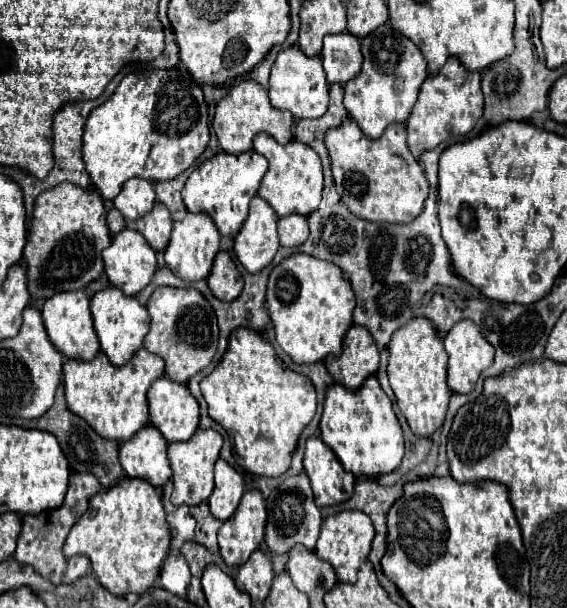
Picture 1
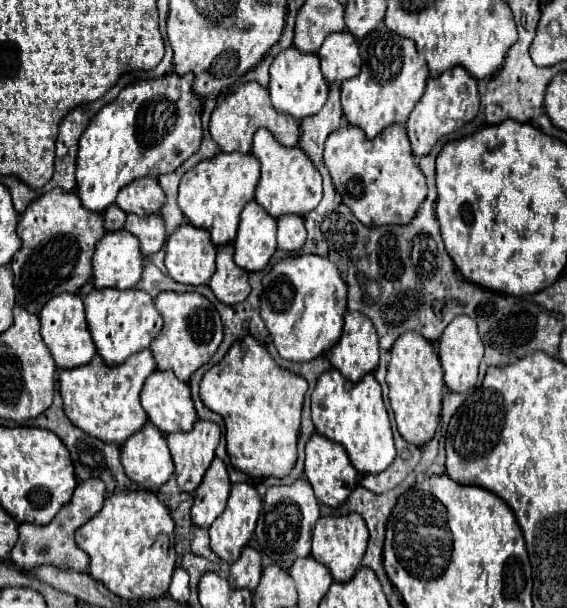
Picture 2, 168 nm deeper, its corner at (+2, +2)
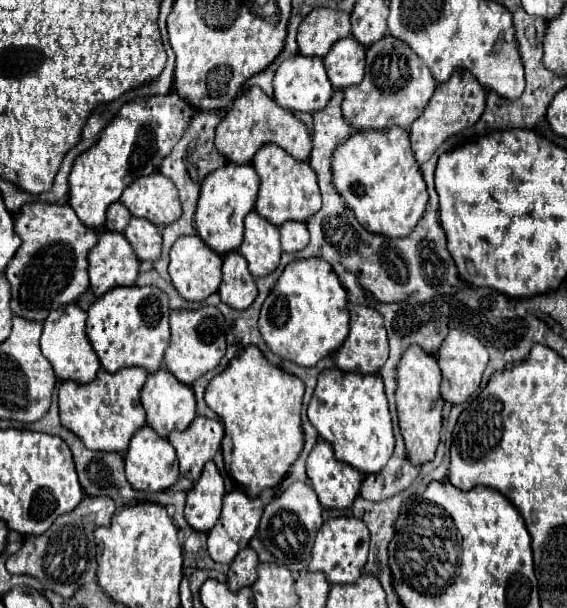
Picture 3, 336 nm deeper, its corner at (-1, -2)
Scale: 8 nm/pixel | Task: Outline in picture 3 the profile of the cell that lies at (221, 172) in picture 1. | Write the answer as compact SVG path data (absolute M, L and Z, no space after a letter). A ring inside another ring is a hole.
M227 163L219 171L213 171L203 181L203 191L199 195L197 211L195 211L195 227L197 235L219 255L227 255L237 251L243 243L243 219L249 211L253 211L255 199L259 191L259 177L251 165Z

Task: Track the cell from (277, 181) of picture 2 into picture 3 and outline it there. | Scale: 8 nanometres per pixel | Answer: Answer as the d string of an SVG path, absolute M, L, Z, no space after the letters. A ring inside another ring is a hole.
M269 143L255 153L253 167L261 179L255 211L263 219L279 227L285 221L307 221L315 211L319 211L321 205L319 185L315 179L315 171L311 171L309 163L297 161L291 155L287 155L281 147Z

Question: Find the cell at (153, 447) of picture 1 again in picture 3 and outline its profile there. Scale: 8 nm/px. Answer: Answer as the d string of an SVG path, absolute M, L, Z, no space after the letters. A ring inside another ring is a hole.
M141 427L131 443L129 443L129 449L125 453L125 471L127 471L127 479L131 483L133 489L137 491L165 491L169 487L175 485L175 481L179 479L179 467L177 467L177 455L175 455L175 449L173 445L159 437L151 427Z

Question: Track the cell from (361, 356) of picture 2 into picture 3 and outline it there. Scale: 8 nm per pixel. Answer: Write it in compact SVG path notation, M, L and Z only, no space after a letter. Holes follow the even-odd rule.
M349 305L349 335L345 343L337 351L337 367L341 371L359 371L359 373L375 373L383 367L383 363L389 357L389 343L387 343L387 331L383 327L383 317L367 307L367 305Z

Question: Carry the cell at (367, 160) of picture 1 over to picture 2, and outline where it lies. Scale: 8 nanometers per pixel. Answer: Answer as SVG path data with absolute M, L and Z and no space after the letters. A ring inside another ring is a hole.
M354 125L334 131L326 139L324 163L342 203L348 205L364 225L408 225L426 199L426 179L414 163L402 125L388 125L376 139L368 139L364 131Z

